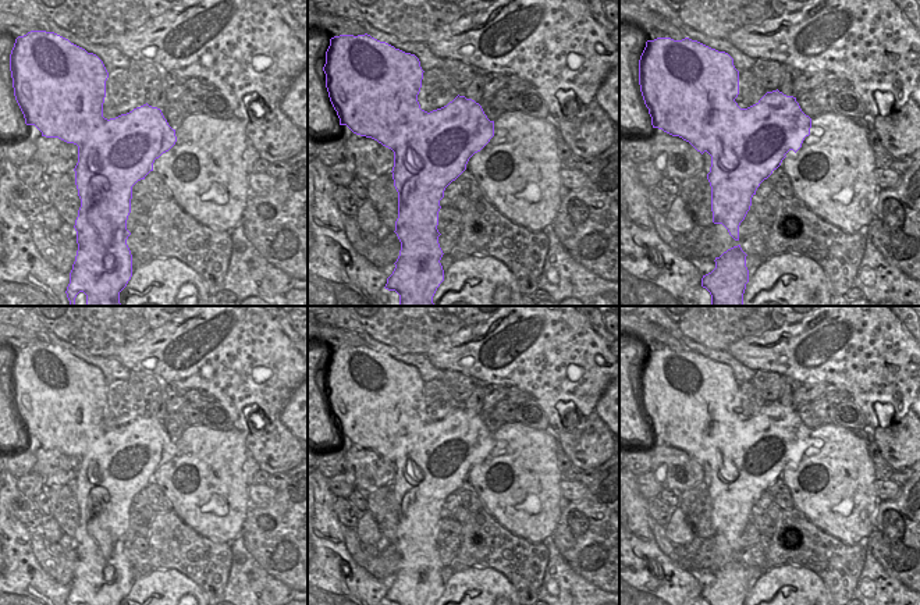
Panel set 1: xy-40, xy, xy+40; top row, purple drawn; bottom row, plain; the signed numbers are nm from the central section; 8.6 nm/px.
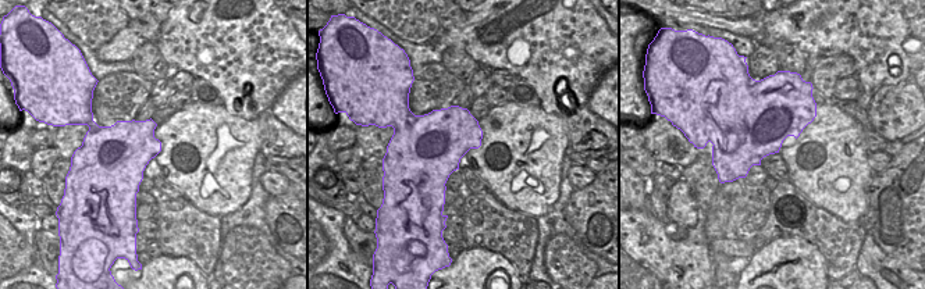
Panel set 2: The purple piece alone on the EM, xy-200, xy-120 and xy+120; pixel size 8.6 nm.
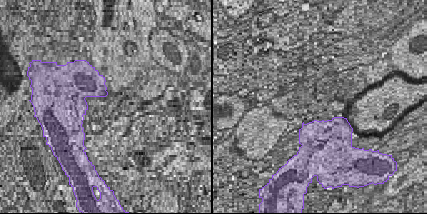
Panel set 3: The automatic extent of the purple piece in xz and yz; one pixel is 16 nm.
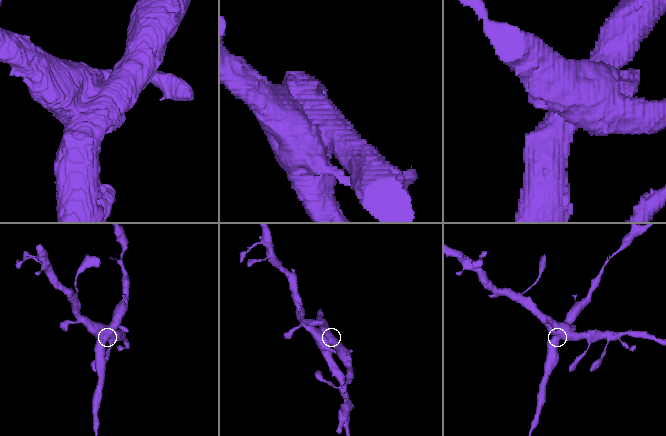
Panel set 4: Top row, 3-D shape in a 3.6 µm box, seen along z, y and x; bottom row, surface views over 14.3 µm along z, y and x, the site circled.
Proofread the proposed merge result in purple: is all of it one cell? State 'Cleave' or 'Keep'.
Cleave

